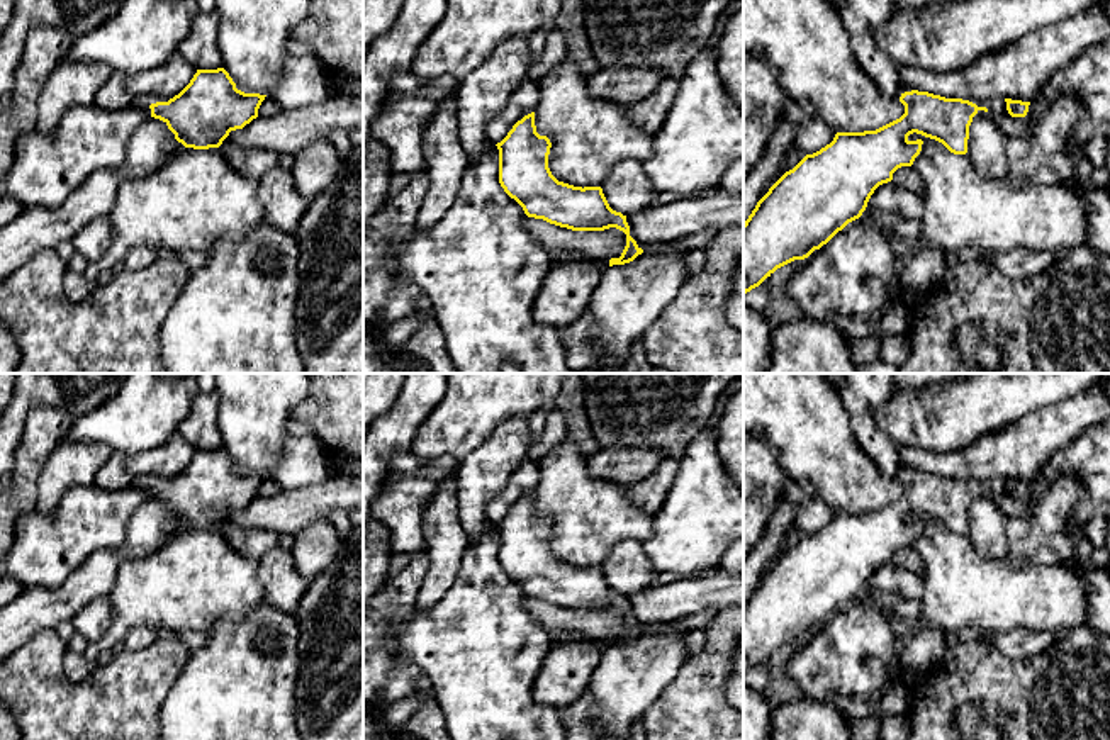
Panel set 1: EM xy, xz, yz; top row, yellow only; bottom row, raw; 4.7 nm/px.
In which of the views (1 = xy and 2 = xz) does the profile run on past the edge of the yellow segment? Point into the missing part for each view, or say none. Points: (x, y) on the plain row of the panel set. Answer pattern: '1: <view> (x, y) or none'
1: none
2: none

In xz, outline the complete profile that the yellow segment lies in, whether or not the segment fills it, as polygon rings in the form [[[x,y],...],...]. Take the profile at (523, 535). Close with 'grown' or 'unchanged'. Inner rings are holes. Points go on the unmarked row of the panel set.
[[[535,492],[518,501],[499,530],[499,563],[528,597],[572,611],[604,611],[616,608],[626,614],[626,626],[609,647],[633,642],[643,630],[630,616],[626,596],[609,587],[601,567],[574,567],[558,562],[548,548],[552,523],[540,516]]]; unchanged

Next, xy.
[[[224,448],[197,450],[178,475],[149,489],[185,528],[209,530],[256,499],[265,477],[238,470]]]; unchanged

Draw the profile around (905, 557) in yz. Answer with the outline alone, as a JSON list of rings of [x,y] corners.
[[[901,547],[893,553],[891,560],[898,569],[910,570],[917,575],[923,575],[925,565],[911,547]]]

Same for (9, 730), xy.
[[[0,701],[0,740],[20,740],[19,725],[5,703]]]

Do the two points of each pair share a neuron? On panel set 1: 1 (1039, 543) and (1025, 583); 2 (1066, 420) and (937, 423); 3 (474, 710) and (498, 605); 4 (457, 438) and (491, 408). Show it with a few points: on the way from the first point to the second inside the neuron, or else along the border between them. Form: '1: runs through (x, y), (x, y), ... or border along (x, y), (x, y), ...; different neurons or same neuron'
1: border along (1009, 555), (1039, 566), (1066, 566); different neurons
2: border along (1051, 406), (1042, 406), (978, 440); different neurons
3: runs through (482, 684), (482, 630); same neuron
4: runs through (465, 430), (482, 413); same neuron

